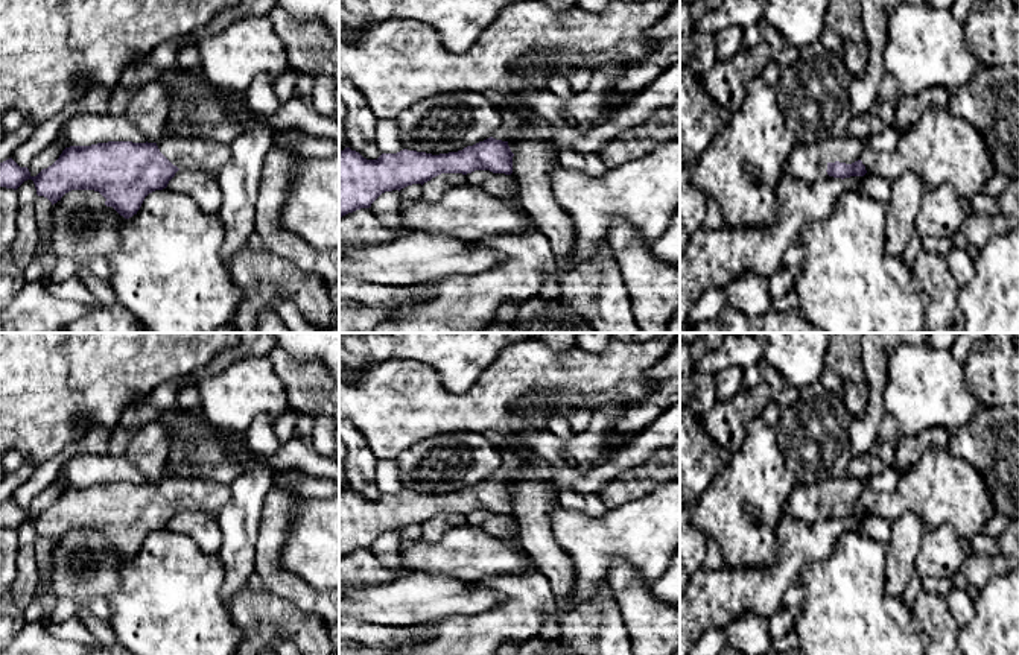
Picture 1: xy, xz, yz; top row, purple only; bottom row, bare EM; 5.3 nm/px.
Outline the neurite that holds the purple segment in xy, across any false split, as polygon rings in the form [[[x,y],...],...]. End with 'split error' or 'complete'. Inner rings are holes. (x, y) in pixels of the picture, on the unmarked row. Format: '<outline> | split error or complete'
[[[169,476],[158,483],[108,482],[91,486],[70,486],[59,498],[32,517],[27,508],[20,508],[12,498],[0,503],[0,527],[17,530],[32,520],[38,536],[47,538],[52,546],[71,530],[94,530],[125,559],[140,550],[144,538],[167,527],[179,509],[199,509],[217,517],[231,498],[231,486],[199,477]]] | split error

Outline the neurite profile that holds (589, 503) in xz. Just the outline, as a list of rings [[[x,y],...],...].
[[[564,488],[558,492],[558,506],[587,517],[602,517],[607,512],[598,491],[576,491]]]

